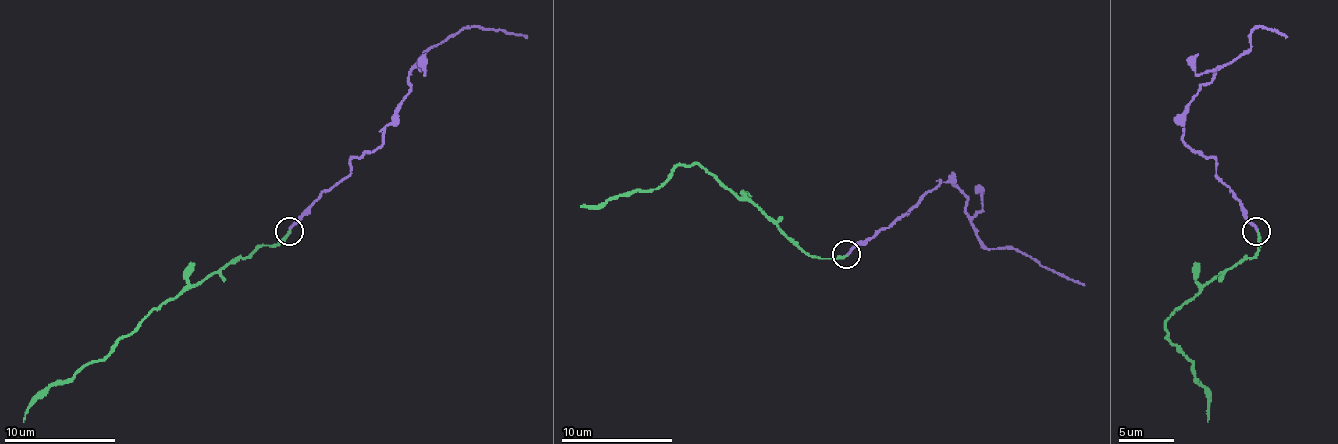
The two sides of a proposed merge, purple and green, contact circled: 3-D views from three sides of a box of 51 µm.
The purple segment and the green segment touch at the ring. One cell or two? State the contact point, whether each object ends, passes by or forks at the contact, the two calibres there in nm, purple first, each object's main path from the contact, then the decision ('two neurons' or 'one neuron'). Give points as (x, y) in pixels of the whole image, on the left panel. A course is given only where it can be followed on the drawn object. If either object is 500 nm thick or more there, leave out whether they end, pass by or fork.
place (289, 231); purple ends; green ends; calibres 170 and 180 nm; course purple (288, 230), (349, 172), (349, 161), (374, 150), (411, 89), (408, 72), (433, 47), (472, 27), (527, 39); course green (288, 230), (274, 244), (258, 244), (160, 303), (99, 361), (85, 364), (66, 381), (55, 381), (24, 422); one neuron

